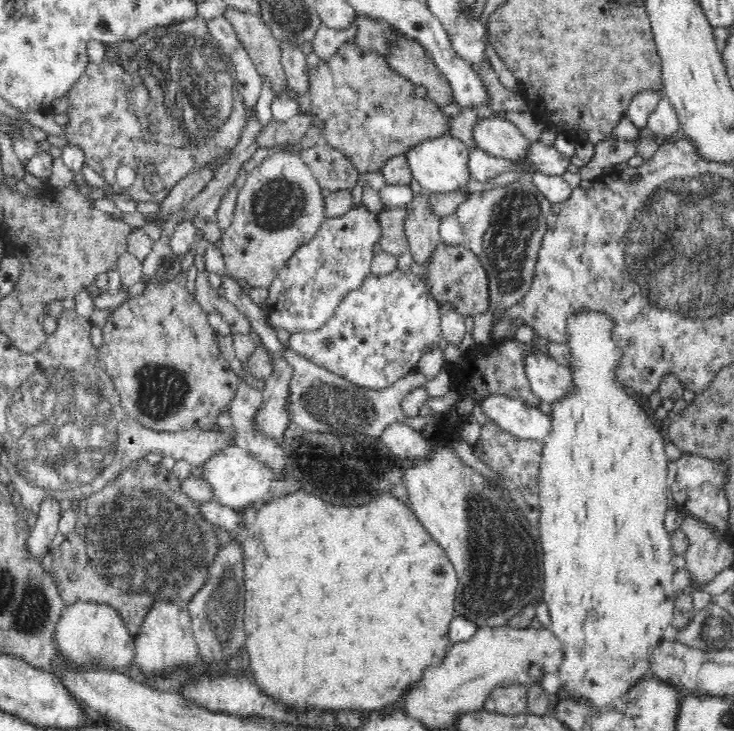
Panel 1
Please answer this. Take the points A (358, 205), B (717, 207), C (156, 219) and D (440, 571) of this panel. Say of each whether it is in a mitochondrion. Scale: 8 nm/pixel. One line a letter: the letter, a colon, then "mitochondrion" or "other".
A: other
B: mitochondrion
C: other
D: other

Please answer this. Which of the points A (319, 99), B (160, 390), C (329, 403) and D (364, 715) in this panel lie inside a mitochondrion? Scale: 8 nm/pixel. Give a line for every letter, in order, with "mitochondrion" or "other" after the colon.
A: other
B: mitochondrion
C: mitochondrion
D: other

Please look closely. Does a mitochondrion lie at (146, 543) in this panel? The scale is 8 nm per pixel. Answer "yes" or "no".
yes

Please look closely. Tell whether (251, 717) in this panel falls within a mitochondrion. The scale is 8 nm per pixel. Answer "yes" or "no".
no

